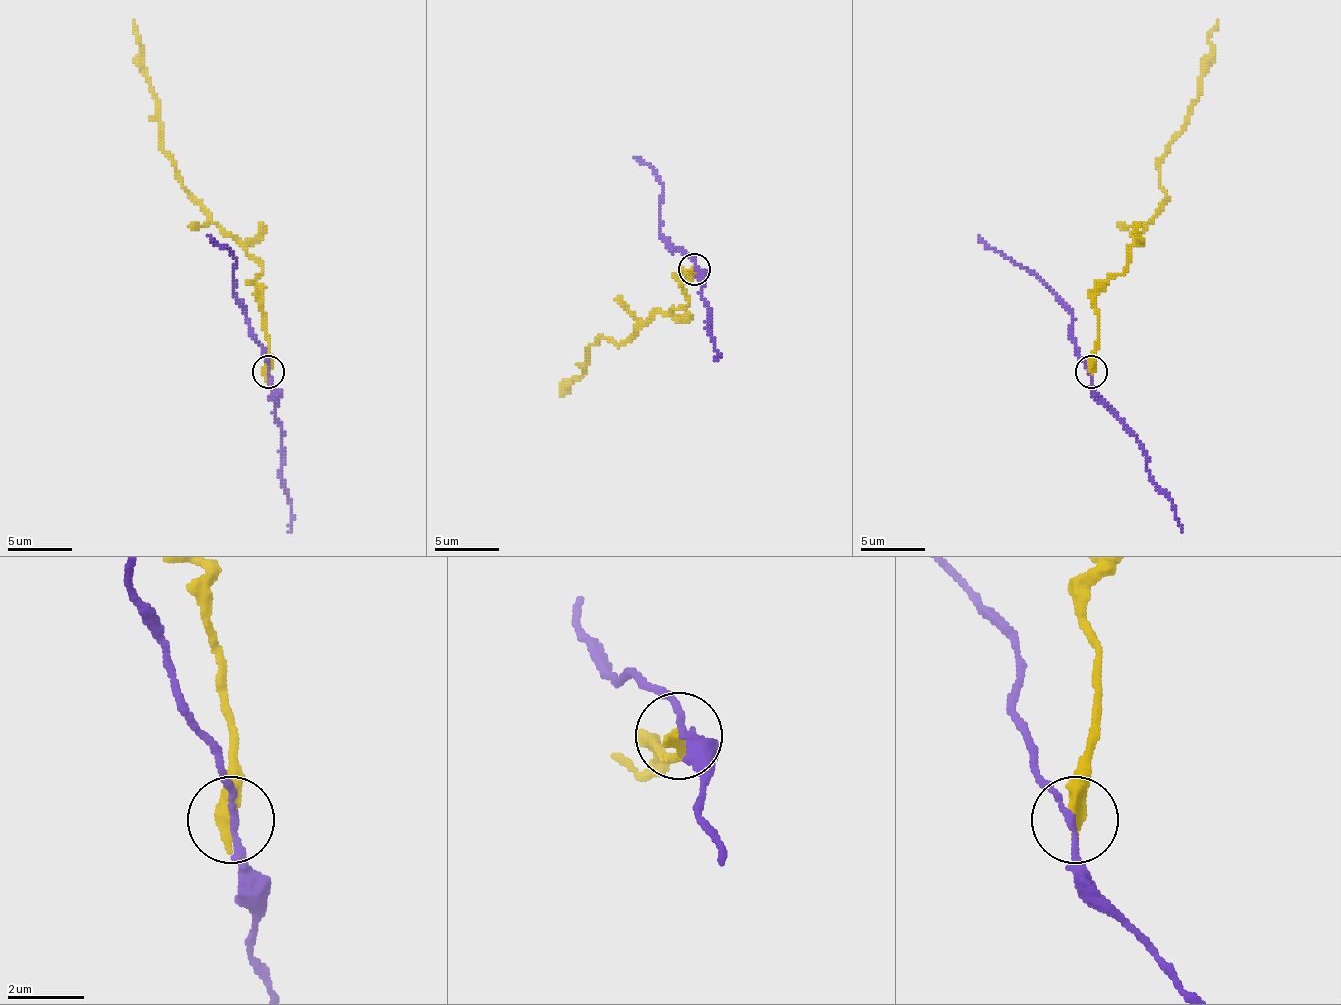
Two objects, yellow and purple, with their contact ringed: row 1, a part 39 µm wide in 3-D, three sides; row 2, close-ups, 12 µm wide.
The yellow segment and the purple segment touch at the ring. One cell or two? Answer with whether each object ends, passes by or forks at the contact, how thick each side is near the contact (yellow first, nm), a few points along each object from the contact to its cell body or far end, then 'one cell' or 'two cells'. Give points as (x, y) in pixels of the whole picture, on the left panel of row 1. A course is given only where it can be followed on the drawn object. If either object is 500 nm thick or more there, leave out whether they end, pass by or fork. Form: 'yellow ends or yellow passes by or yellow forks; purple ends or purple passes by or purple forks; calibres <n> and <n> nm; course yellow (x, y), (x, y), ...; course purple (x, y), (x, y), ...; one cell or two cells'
yellow ends; purple passes by; calibres 440 and 150 nm; course yellow (269, 371), (256, 277), (262, 268), (182, 184), (175, 161), (162, 149), (159, 107), (133, 20); course purple (269, 371), (262, 345), (233, 293), (236, 258), (207, 235); two cells

